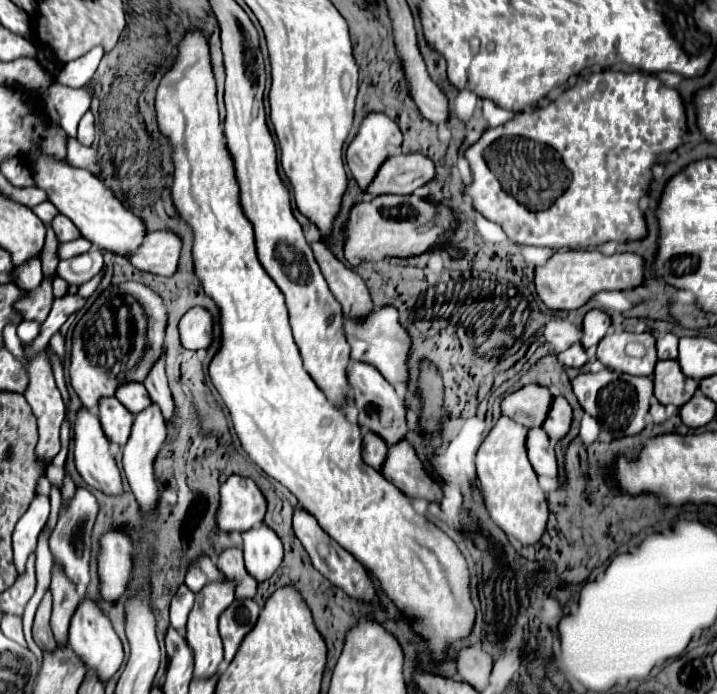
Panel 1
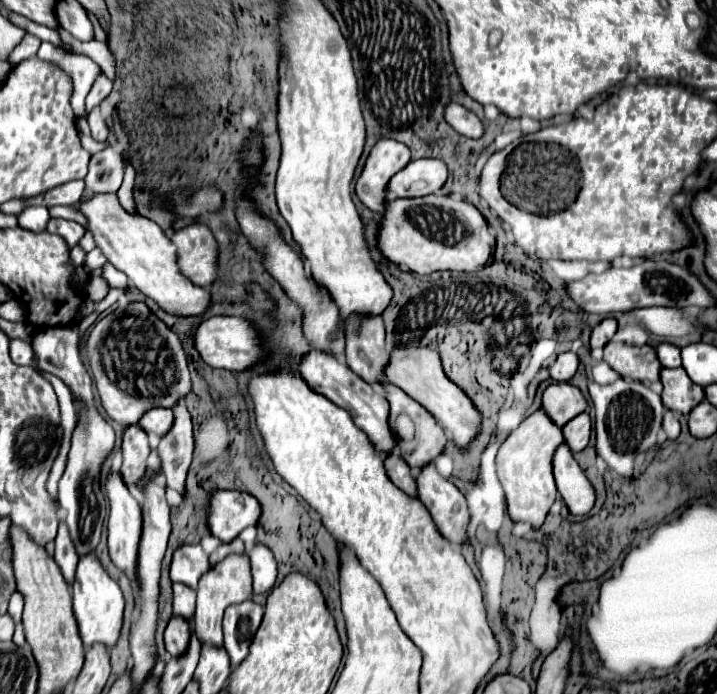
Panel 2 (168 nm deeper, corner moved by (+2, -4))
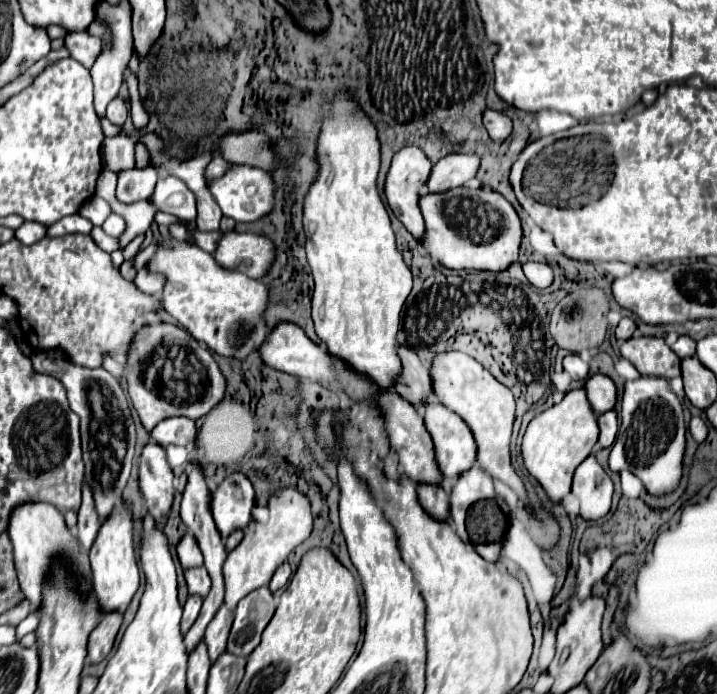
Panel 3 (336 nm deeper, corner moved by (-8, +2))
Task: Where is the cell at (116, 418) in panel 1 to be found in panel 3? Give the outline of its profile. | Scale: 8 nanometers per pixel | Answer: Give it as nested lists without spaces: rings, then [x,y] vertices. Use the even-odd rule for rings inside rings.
[[[150,441],[144,445],[142,455],[140,455],[140,469],[138,469],[138,479],[140,479],[140,489],[146,497],[148,513],[160,525],[162,515],[168,513],[174,497],[174,487],[172,487],[172,469],[166,461],[164,447]]]

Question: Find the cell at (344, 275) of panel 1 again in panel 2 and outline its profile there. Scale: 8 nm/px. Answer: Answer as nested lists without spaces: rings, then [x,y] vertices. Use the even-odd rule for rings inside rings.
[[[354,317],[352,323],[348,323],[346,335],[346,363],[348,367],[360,375],[366,383],[382,385],[386,381],[384,369],[390,361],[390,353],[386,349],[386,333],[382,317],[366,317],[358,319]]]

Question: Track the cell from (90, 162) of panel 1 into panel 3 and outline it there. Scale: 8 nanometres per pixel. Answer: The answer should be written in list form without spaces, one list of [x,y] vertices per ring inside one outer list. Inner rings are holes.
[[[154,167],[118,171],[118,187],[116,187],[118,201],[134,203],[140,199],[148,199],[154,191],[154,185],[156,185],[156,169]]]

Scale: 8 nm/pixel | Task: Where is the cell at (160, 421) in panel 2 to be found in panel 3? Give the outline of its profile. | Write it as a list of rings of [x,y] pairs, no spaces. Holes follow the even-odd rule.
[[[168,417],[152,429],[152,441],[158,445],[188,445],[196,439],[196,425],[188,417]]]

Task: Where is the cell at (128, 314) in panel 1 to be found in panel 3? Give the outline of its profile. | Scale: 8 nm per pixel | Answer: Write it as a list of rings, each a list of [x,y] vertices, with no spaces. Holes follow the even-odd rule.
[[[170,323],[158,325],[158,339],[150,345],[148,365],[144,365],[142,373],[128,371],[128,395],[130,401],[146,427],[152,431],[154,425],[166,417],[186,415],[190,419],[198,419],[206,415],[222,397],[226,381],[208,349],[204,349],[196,339],[192,341],[186,329],[180,329]]]

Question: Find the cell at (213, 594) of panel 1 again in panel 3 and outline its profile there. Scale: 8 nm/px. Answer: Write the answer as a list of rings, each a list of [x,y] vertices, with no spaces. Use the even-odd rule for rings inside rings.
[[[280,489],[278,493],[274,493],[270,497],[268,503],[268,521],[266,523],[256,523],[252,521],[246,531],[244,531],[244,539],[242,543],[228,553],[224,567],[222,567],[222,575],[224,575],[224,605],[234,611],[238,601],[248,595],[250,591],[256,591],[264,585],[268,585],[272,573],[276,571],[276,567],[280,563],[286,561],[288,553],[294,551],[294,547],[298,547],[298,543],[302,543],[302,539],[306,539],[312,531],[312,515],[310,515],[310,503],[308,499],[296,491],[296,489]]]

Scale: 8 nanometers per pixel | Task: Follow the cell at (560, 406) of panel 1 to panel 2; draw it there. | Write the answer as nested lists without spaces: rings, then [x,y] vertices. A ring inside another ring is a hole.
[[[582,413],[580,417],[574,417],[564,425],[564,437],[574,453],[586,449],[590,441],[590,433],[592,433],[592,419],[588,413]]]

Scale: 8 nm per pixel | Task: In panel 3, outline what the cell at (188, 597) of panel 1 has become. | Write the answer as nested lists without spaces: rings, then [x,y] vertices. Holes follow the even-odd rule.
[[[194,567],[184,573],[188,583],[188,595],[200,595],[206,597],[210,591],[210,577],[206,575],[204,567]]]

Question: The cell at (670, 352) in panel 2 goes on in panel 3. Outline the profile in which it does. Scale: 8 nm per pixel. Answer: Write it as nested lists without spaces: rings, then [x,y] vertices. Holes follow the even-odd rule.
[[[678,337],[678,341],[672,345],[672,351],[684,359],[684,357],[694,357],[696,355],[696,341],[690,337]]]

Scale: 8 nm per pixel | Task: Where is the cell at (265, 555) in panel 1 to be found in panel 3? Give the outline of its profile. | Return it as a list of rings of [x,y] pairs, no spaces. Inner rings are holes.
[[[282,563],[282,565],[274,571],[274,575],[272,575],[272,581],[270,581],[270,591],[274,593],[274,591],[282,589],[282,587],[288,583],[288,577],[290,577],[290,565],[288,565],[288,563]]]

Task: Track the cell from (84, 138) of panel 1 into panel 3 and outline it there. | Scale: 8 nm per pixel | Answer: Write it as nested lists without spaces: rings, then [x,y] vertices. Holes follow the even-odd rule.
[[[116,97],[114,101],[110,101],[110,105],[108,105],[108,109],[106,109],[106,117],[108,117],[114,125],[118,125],[118,127],[124,125],[124,121],[126,121],[126,117],[128,117],[128,109],[126,109],[126,105],[124,105],[124,101],[122,101],[120,97]]]

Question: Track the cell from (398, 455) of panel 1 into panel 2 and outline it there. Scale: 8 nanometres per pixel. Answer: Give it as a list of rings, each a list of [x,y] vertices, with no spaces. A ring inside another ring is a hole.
[[[428,465],[418,475],[418,499],[426,505],[426,509],[432,513],[432,519],[438,527],[438,531],[450,542],[461,546],[467,536],[467,525],[470,520],[470,511],[464,493],[446,477],[438,473],[434,465]]]

